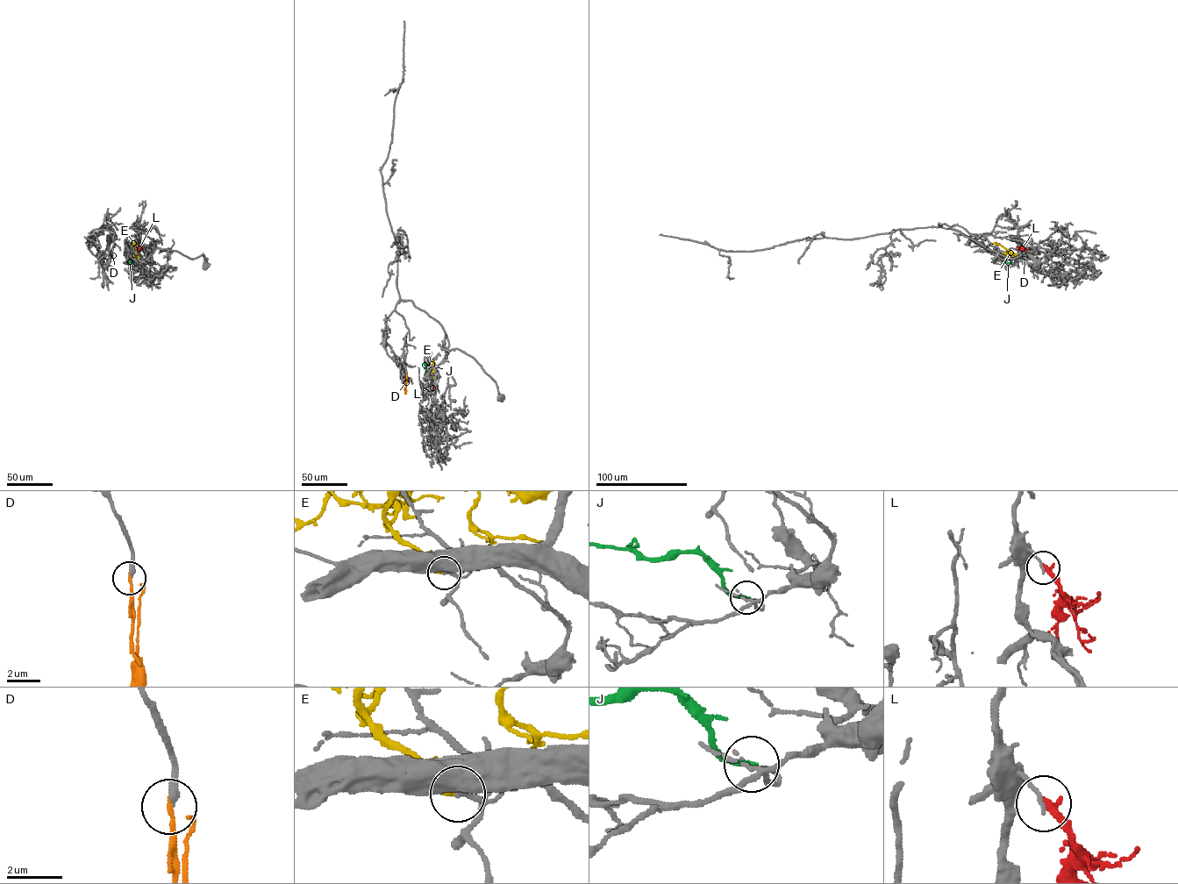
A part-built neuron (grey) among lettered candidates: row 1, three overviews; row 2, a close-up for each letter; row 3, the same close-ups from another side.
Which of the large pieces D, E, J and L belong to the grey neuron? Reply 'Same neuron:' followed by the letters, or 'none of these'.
Same neuron: D

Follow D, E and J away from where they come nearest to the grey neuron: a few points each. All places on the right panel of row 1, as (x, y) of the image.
D: (1010, 257), (1032, 258)
E: (1011, 259), (1008, 250), (994, 243)
J: (1013, 265), (1001, 263)

